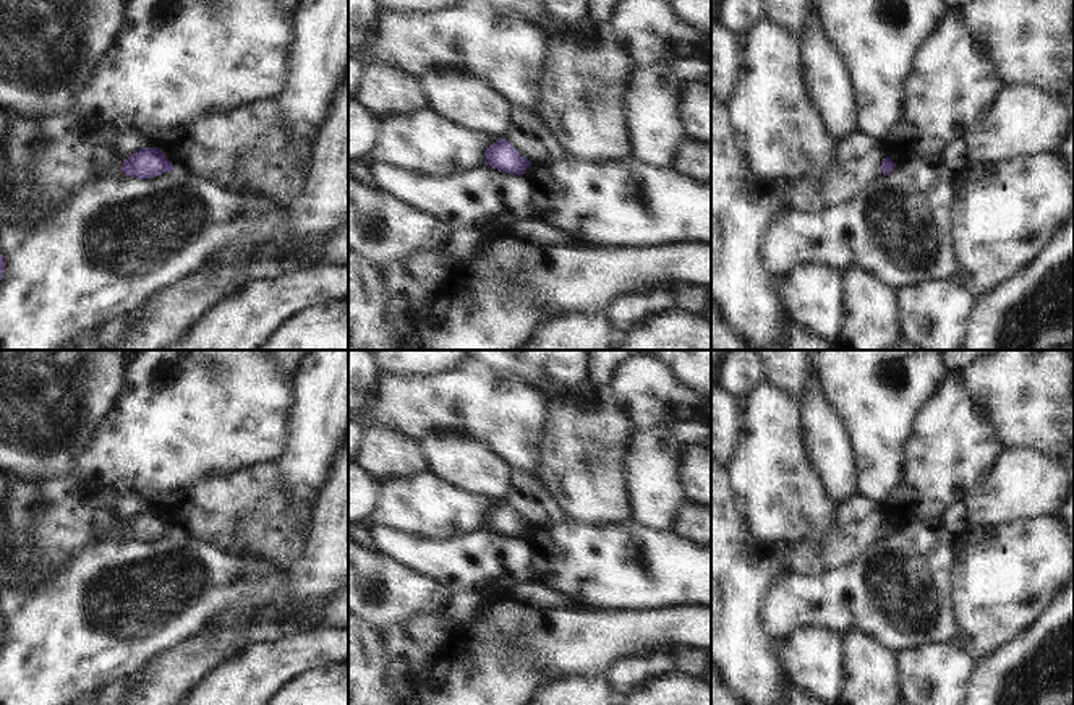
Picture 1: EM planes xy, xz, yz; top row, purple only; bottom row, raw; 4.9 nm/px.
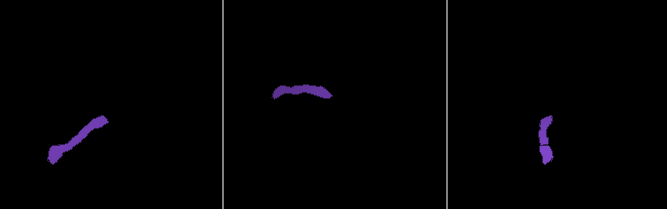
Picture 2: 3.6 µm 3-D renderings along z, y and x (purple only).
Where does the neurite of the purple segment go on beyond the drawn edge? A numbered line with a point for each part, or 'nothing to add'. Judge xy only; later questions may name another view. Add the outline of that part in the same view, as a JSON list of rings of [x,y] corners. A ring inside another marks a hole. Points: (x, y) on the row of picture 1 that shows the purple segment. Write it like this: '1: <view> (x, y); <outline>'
nothing to add

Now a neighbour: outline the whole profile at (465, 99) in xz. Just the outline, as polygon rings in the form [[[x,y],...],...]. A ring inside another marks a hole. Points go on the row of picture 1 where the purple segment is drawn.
[[[454,70],[429,71],[421,78],[426,109],[479,130],[502,136],[509,126],[512,105],[475,75],[460,75]]]

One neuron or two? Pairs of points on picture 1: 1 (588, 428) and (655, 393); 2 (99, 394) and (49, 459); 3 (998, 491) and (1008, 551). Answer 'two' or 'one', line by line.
1: two
2: one
3: two

